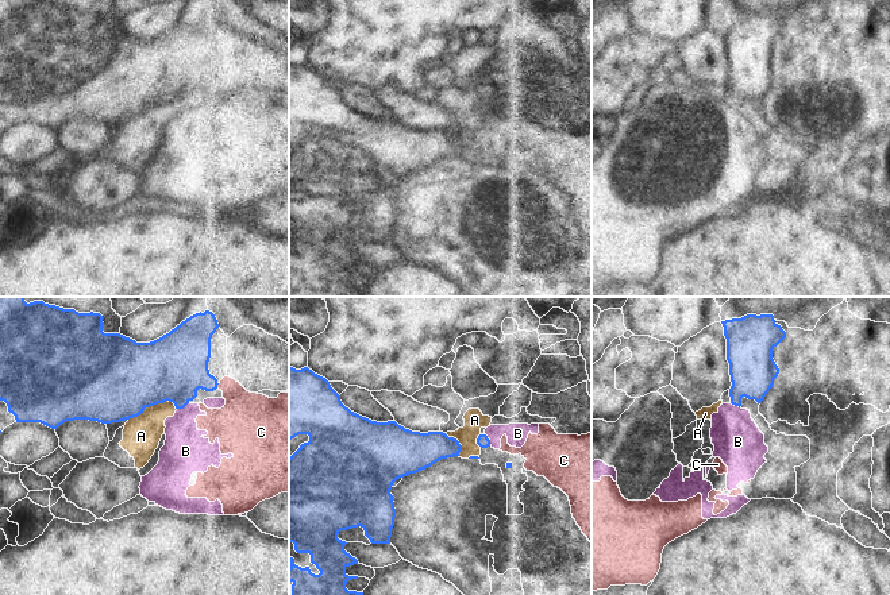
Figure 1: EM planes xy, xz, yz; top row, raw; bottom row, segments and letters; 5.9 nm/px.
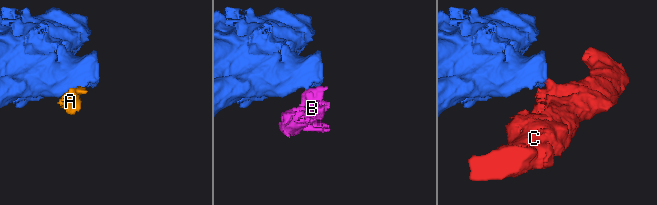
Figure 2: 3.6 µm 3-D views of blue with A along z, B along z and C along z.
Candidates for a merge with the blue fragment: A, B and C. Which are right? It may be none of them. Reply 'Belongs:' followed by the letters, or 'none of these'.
Belongs: none of these

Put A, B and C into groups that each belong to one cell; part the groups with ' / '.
A / B C

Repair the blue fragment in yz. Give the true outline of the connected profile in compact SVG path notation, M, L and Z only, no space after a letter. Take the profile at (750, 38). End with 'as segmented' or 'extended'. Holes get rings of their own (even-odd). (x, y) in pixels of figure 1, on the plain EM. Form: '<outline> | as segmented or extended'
M747 12L721 22L732 80L731 101L740 105L743 94L760 101L779 72L773 47L786 35L786 30L773 12Z | as segmented

